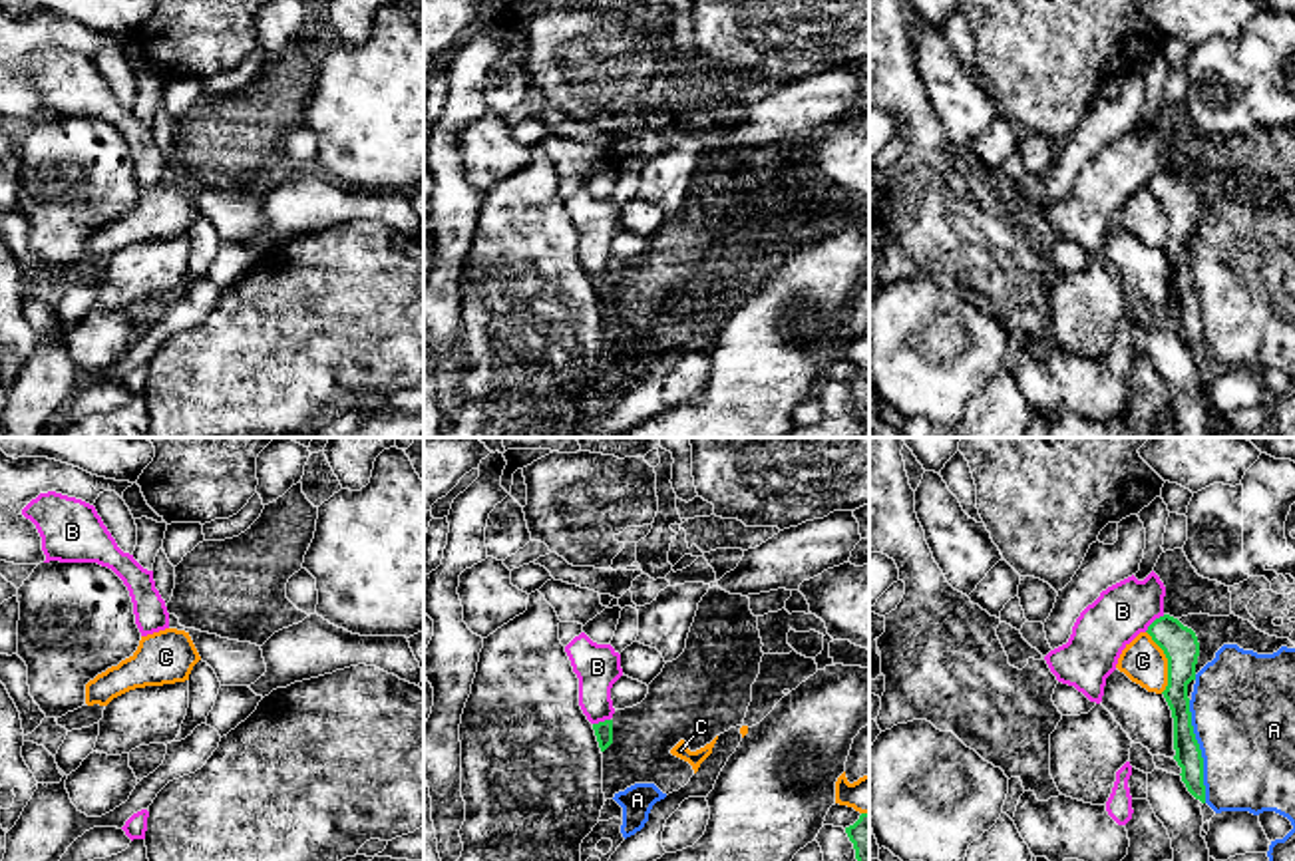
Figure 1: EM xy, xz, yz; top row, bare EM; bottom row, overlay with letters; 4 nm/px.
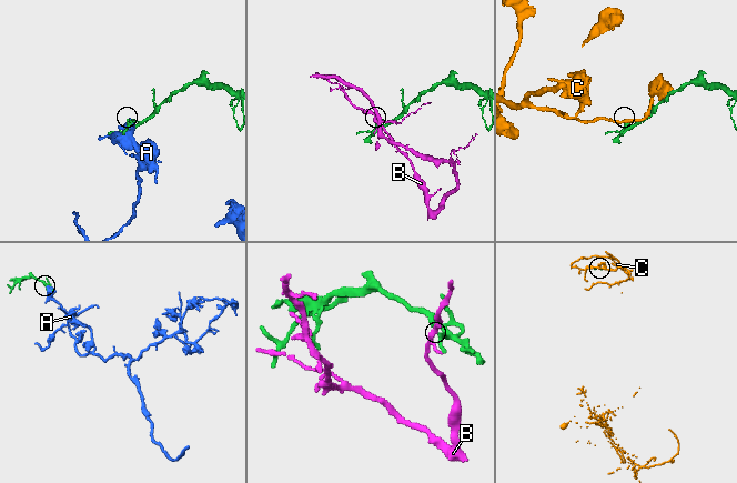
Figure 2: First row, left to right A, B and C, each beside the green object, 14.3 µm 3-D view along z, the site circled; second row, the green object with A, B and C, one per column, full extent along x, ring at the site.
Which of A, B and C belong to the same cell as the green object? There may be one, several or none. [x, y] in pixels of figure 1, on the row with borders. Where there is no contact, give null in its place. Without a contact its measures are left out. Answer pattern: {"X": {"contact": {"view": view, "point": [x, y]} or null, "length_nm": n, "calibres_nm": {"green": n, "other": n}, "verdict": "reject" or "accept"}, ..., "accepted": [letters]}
{"A": {"contact": {"view": "yz", "point": [1200, 752]}, "length_nm": 420, "calibres_nm": {"green": 110, "other": 420}, "verdict": "reject"}, "B": {"contact": {"view": "yz", "point": [1154, 621]}, "length_nm": 110, "calibres_nm": {"green": 150, "other": 220}, "verdict": "reject"}, "C": {"contact": {"view": "yz", "point": [1168, 663]}, "length_nm": 260, "calibres_nm": {"green": 150, "other": 180}, "verdict": "reject"}, "accepted": []}

